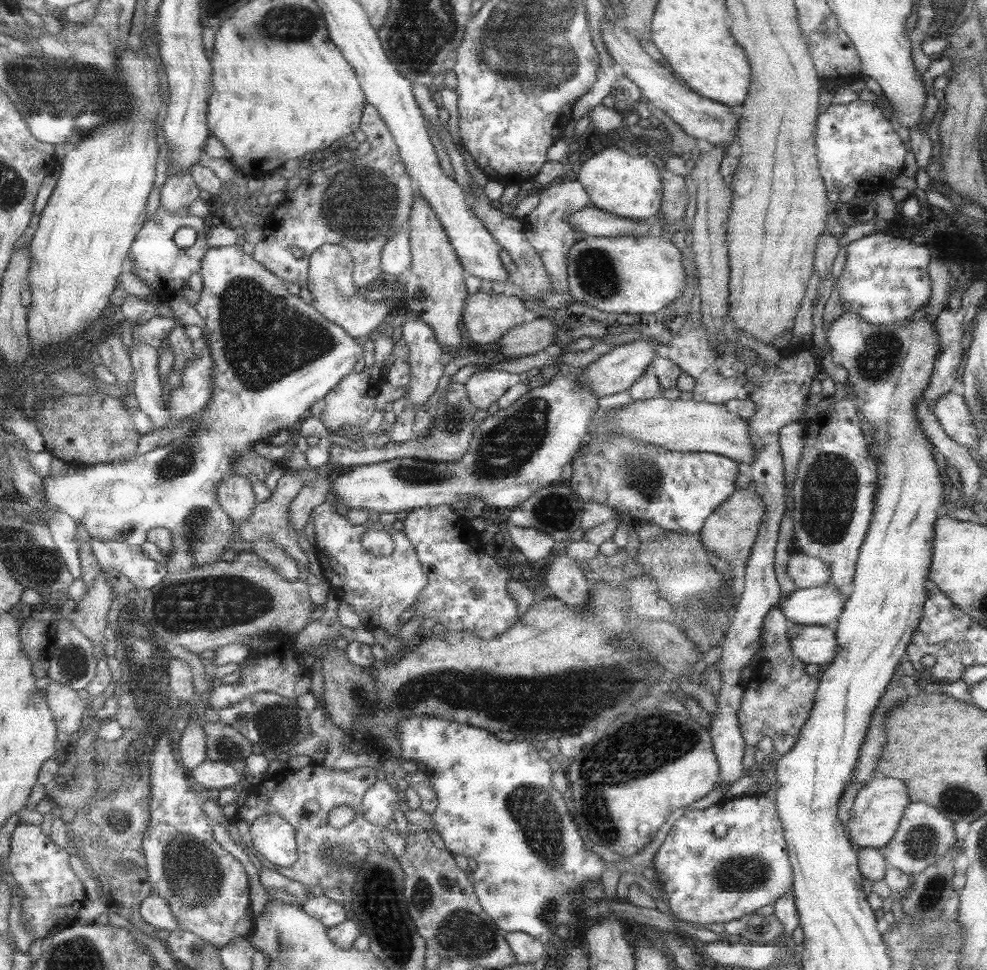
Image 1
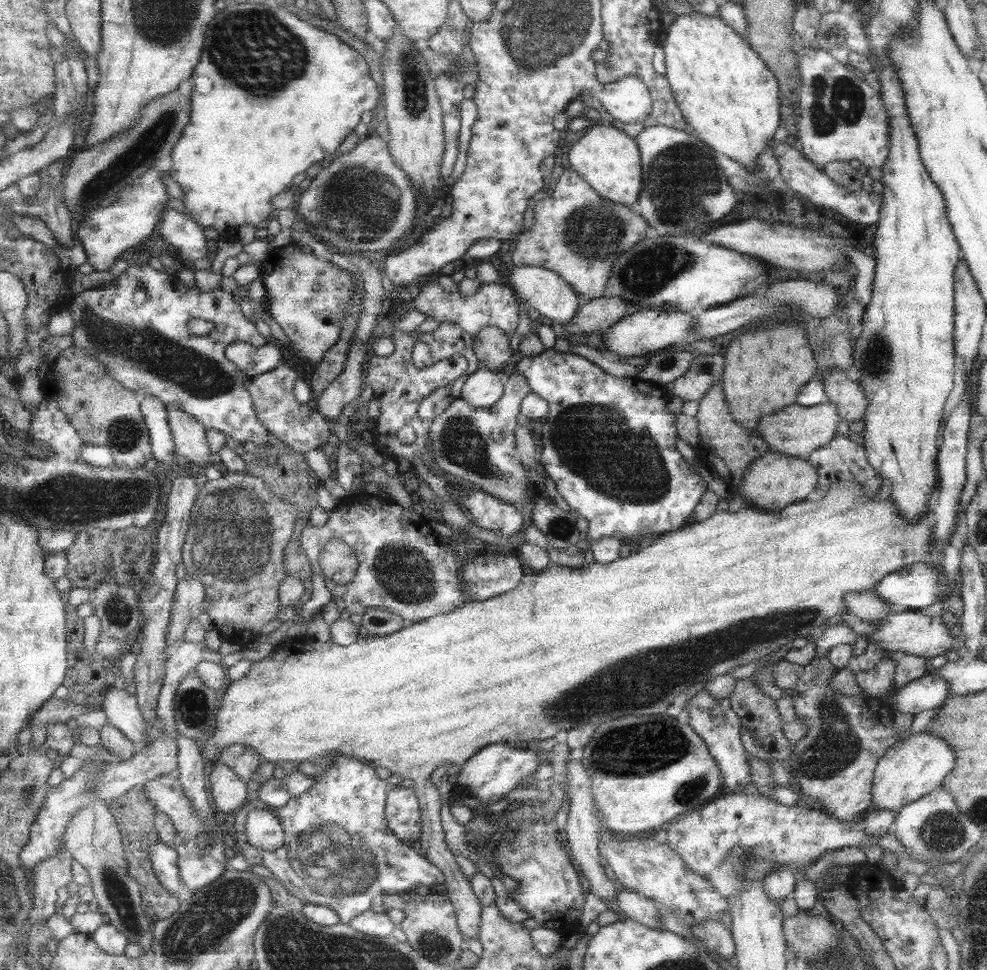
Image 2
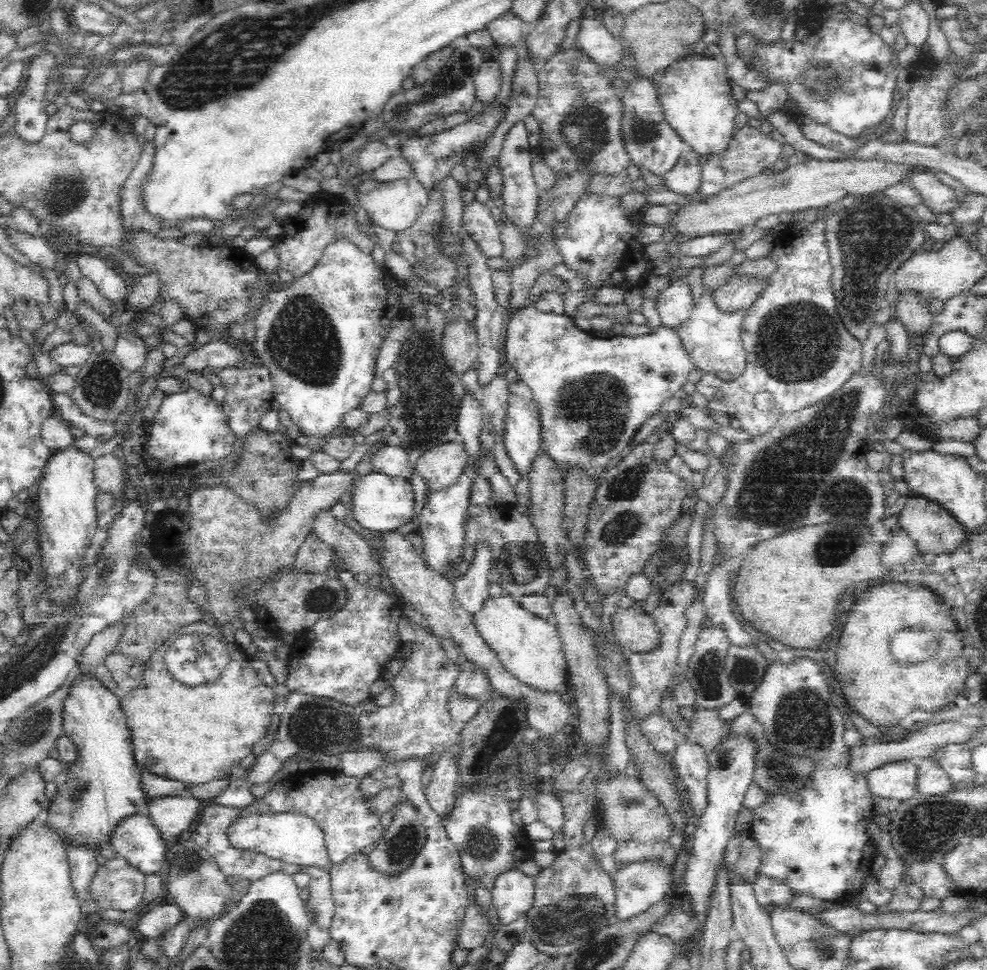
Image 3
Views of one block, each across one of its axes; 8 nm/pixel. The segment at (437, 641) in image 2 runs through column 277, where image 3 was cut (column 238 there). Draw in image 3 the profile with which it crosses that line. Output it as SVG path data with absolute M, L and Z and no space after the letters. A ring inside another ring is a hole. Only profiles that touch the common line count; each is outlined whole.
M164 641L162 646L150 654L145 663L142 683L119 699L126 717L137 769L148 770L154 775L190 786L225 778L234 766L241 764L253 753L254 744L264 738L271 723L273 709L280 700L272 687L258 677L249 656L234 641L227 644L230 660L220 673L220 678L207 682L204 686L186 686L172 677L164 665L164 653L168 648L169 641Z

